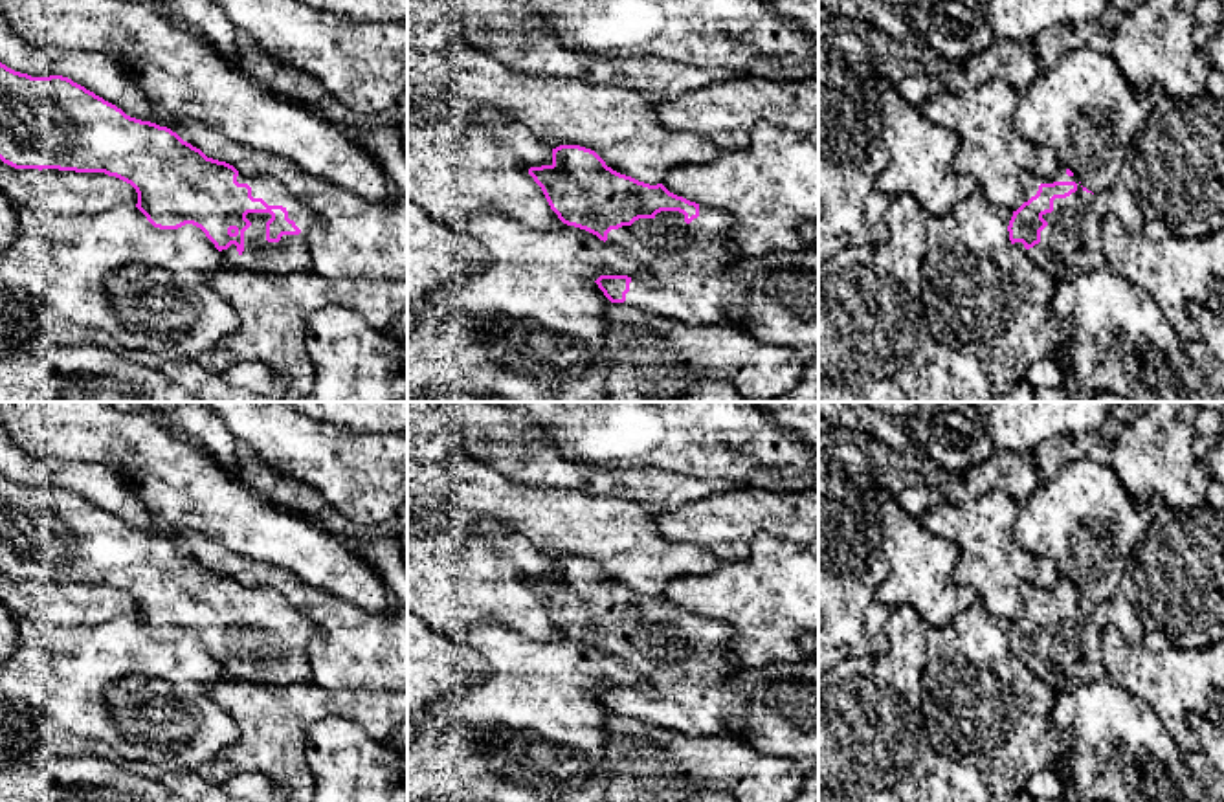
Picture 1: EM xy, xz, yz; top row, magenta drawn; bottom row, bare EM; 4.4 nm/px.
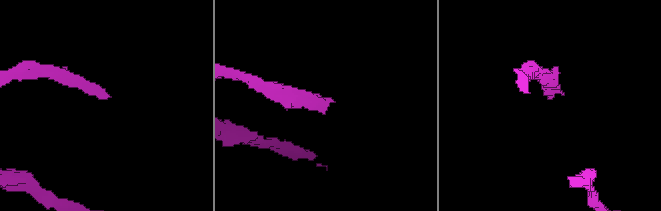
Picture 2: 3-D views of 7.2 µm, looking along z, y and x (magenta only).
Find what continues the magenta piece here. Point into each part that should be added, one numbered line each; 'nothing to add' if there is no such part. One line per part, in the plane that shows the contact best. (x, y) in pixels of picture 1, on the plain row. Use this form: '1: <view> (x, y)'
1: xy (289, 667)

